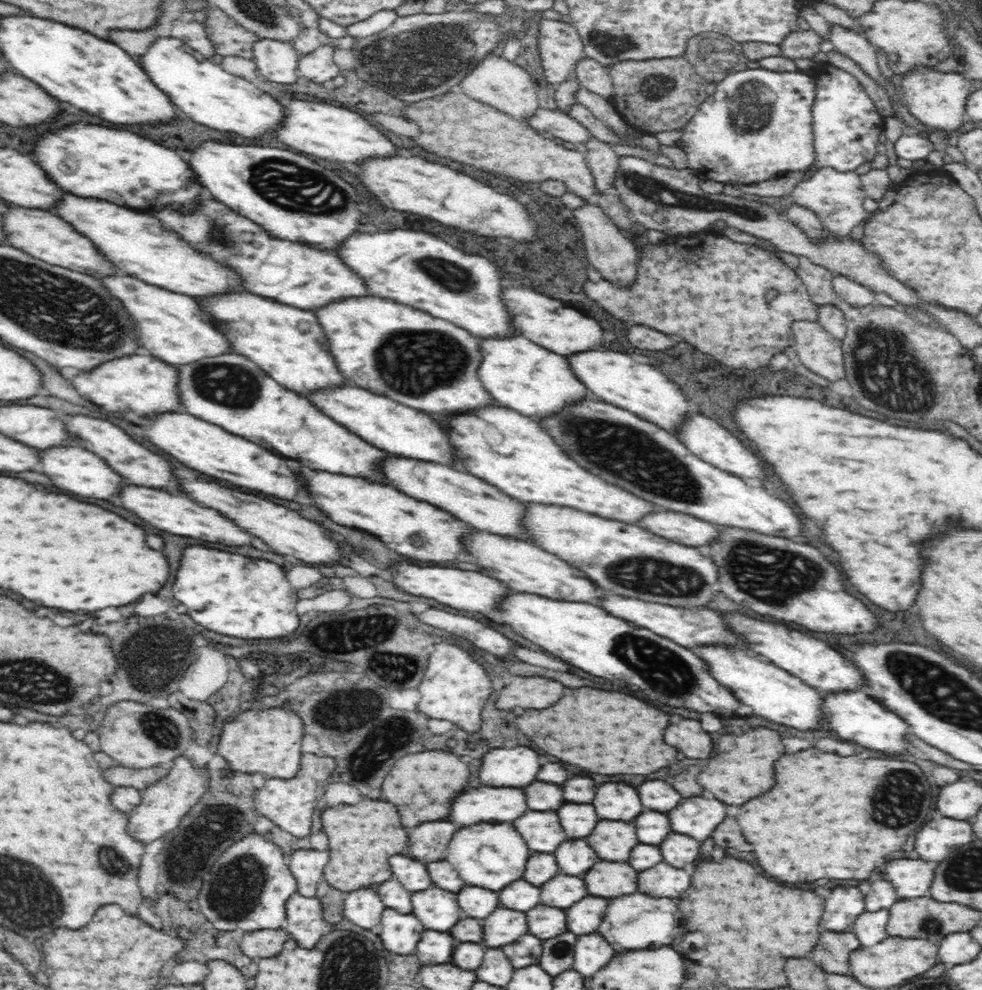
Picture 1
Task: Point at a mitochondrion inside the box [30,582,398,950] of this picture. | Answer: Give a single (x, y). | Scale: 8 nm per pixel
(154, 655)

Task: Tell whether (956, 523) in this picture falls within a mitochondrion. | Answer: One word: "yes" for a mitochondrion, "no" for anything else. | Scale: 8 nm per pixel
no

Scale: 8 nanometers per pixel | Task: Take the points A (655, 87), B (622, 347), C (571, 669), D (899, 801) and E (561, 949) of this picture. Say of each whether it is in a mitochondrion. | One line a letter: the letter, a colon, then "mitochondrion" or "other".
A: mitochondrion
B: other
C: other
D: mitochondrion
E: mitochondrion

